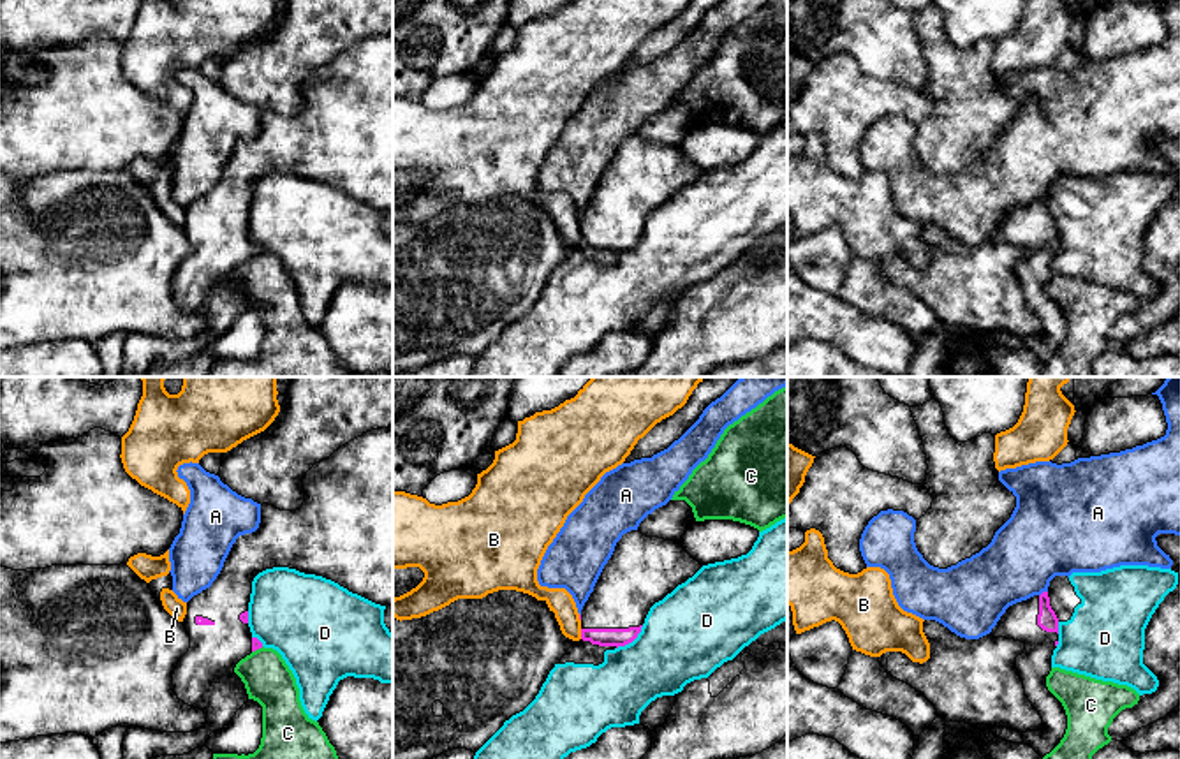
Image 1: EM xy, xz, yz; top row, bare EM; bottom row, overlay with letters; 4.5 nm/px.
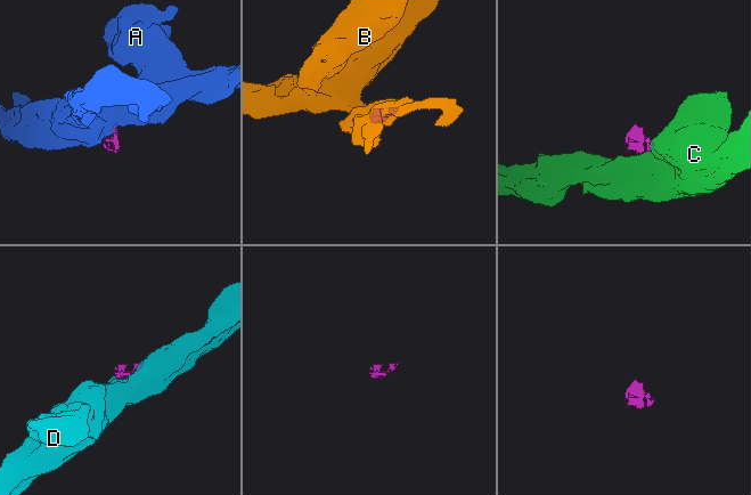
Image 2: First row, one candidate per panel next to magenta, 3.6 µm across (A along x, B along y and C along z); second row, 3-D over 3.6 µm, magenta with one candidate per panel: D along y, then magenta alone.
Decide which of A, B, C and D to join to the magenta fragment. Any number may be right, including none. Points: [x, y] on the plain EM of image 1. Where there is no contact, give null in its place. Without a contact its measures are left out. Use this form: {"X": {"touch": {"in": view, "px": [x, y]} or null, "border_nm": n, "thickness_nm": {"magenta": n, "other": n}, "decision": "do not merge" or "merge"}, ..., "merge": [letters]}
{"A": {"touch": {"in": "yz", "px": [1043, 198]}, "border_nm": 50, "thickness_nm": {"magenta": 90, "other": 360}, "decision": "do not merge"}, "B": {"touch": {"in": "xz", "px": [582, 240]}, "border_nm": 50, "thickness_nm": {"magenta": 80, "other": 120}, "decision": "do not merge"}, "C": {"touch": {"in": "xy", "px": [258, 254]}, "border_nm": 60, "thickness_nm": {"magenta": 50, "other": 220}, "decision": "do not merge"}, "D": {"touch": {"in": "xz", "px": [631, 247]}, "border_nm": 170, "thickness_nm": {"magenta": 80, "other": 400}, "decision": "do not merge"}, "merge": []}

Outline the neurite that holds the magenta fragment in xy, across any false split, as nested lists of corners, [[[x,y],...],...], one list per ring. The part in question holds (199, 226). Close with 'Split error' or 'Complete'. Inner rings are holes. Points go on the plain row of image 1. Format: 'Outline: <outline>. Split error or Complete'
Outline: [[[393,32],[366,37],[336,55],[328,65],[315,69],[303,85],[303,95],[305,107],[296,116],[280,116],[262,109],[259,134],[236,144],[211,192],[187,208],[183,229],[190,241],[190,254],[174,275],[173,292],[180,306],[206,319],[206,329],[190,338],[129,333],[123,343],[122,377],[144,377],[160,361],[183,361],[206,352],[210,340],[227,331],[248,306],[245,289],[234,278],[234,273],[241,264],[262,254],[262,248],[252,241],[248,232],[252,187],[259,178],[289,173],[331,185],[375,210],[393,211]]]. Split error

